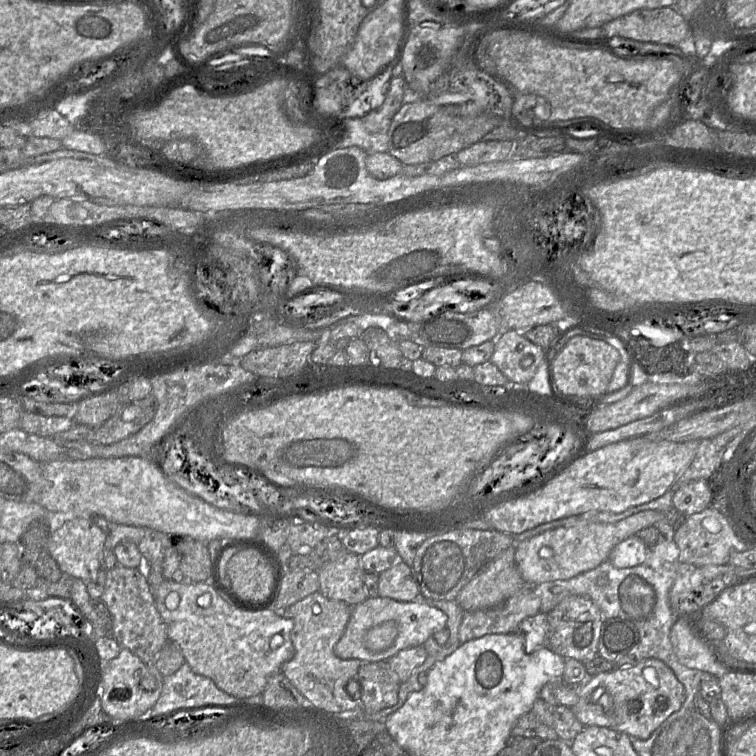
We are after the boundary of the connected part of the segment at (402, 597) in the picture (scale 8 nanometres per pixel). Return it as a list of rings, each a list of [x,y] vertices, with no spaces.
[[[404,562],[379,574],[379,597],[391,598],[398,602],[412,602],[419,593],[412,571]]]

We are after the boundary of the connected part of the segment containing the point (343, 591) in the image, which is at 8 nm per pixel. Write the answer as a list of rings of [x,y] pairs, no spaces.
[[[344,550],[318,571],[319,592],[331,600],[356,606],[368,598],[361,556]]]

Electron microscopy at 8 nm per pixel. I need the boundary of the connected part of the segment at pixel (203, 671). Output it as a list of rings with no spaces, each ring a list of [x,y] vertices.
[[[165,579],[154,591],[154,601],[166,624],[168,640],[179,645],[193,672],[210,678],[220,690],[236,698],[262,694],[269,678],[295,654],[290,637],[294,627],[292,619],[275,610],[247,611],[225,596],[212,581],[183,583]]]

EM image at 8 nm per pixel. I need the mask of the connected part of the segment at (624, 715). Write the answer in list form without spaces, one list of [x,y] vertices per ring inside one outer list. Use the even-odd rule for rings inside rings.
[[[656,658],[643,659],[634,667],[589,676],[576,687],[579,701],[571,709],[584,727],[607,727],[642,740],[648,739],[670,715],[681,708],[685,700],[683,684],[663,661]],[[600,687],[613,699],[614,712],[611,715],[599,703],[591,700],[593,692]]]

